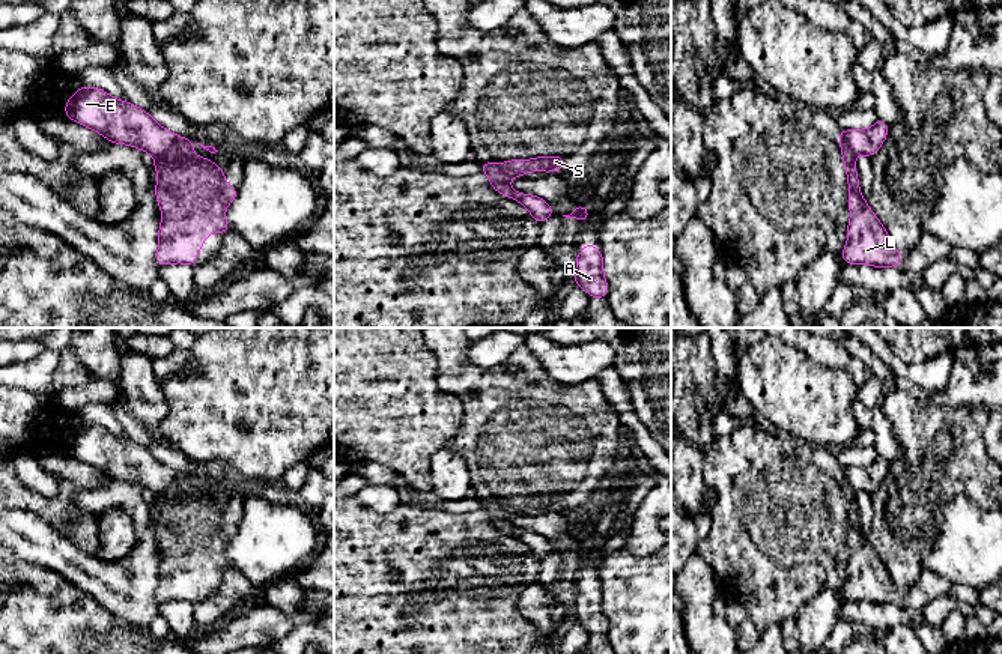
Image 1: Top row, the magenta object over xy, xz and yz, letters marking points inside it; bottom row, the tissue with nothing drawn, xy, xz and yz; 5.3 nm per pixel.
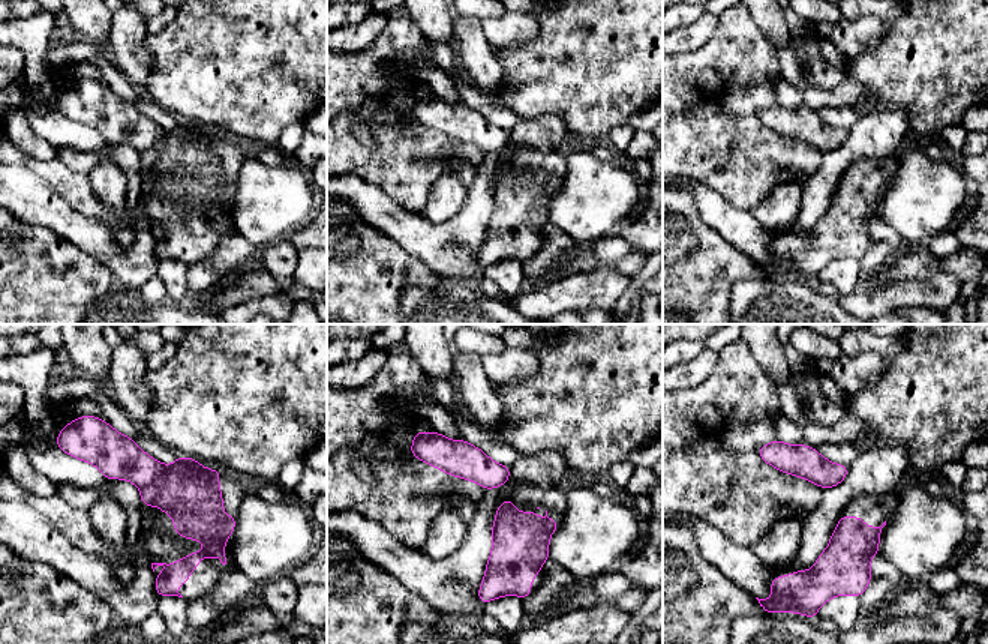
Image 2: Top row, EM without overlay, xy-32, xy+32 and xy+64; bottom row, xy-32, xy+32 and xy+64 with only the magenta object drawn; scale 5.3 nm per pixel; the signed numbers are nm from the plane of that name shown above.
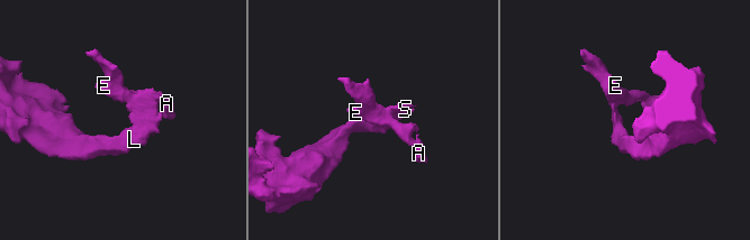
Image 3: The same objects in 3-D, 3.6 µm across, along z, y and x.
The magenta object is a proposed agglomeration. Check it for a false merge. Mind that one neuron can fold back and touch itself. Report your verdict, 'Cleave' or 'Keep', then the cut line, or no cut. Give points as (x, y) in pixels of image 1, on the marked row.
Cleave. Split along xy (179, 137), (169, 151), (155, 158)

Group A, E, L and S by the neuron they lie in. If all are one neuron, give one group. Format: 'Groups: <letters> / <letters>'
Groups: A E / L S

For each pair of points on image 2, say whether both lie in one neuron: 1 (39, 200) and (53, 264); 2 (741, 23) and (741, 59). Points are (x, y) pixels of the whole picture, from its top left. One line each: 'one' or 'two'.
1: two
2: one

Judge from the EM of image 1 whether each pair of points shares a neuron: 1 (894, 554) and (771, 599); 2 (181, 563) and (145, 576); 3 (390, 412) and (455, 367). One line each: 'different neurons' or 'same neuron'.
1: different neurons
2: different neurons
3: different neurons

